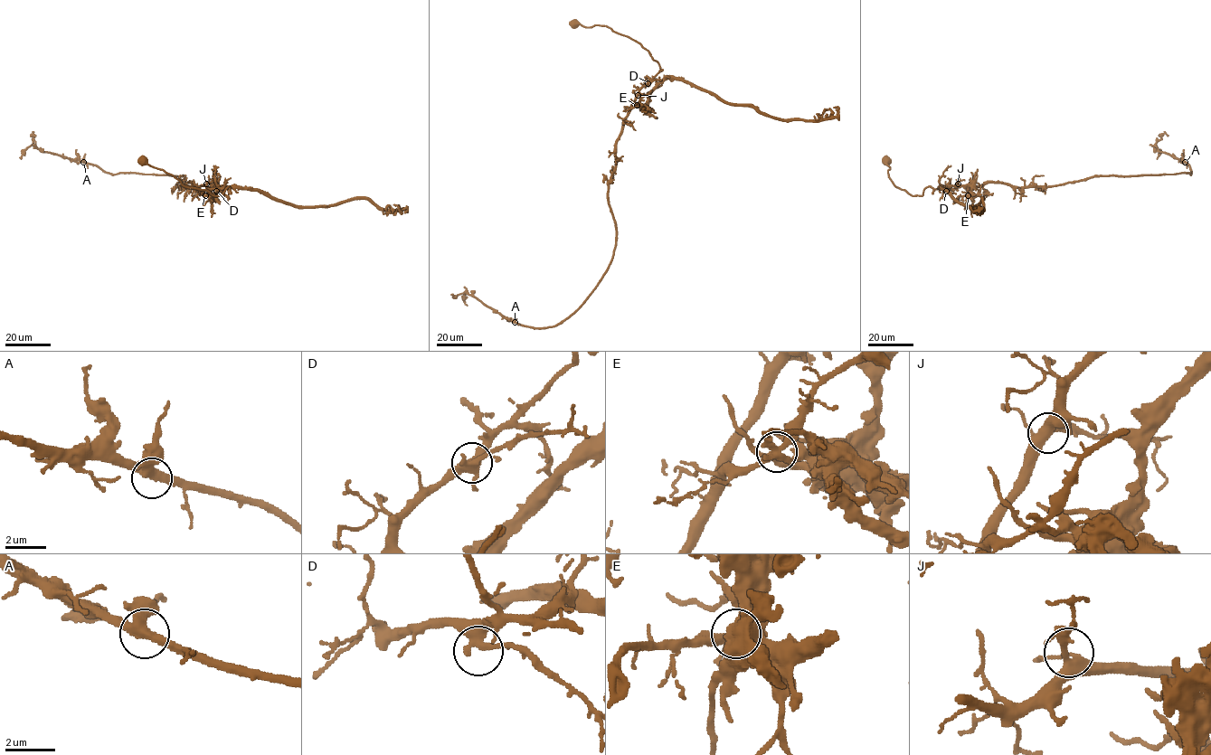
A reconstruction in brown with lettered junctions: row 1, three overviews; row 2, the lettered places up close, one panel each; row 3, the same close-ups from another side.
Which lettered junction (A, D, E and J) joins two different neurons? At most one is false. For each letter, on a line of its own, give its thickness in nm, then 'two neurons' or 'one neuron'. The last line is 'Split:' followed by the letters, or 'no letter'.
A: calibre 380 nm; one neuron
D: calibre 300 nm; one neuron
E: calibre 360 nm; two neurons
J: calibre 320 nm; one neuron
Split: E

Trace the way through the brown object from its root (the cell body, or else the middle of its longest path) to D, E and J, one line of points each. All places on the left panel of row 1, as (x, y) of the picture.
D: (142, 160), (171, 174), (184, 186), (205, 189), (216, 196), (228, 186), (230, 193), (220, 188), (216, 191)
E: (142, 160), (186, 187), (216, 196), (228, 186), (230, 190), (215, 185), (205, 194)
J: (142, 160), (171, 174), (184, 186), (205, 189), (216, 196), (228, 186), (230, 193), (208, 188), (206, 184)

